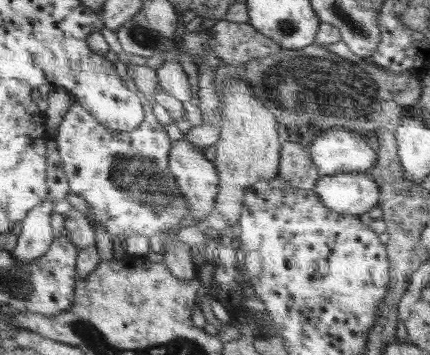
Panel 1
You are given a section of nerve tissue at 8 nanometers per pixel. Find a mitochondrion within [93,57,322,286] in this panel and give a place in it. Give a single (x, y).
(136, 177)

